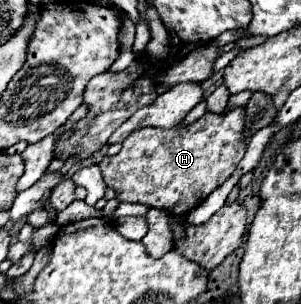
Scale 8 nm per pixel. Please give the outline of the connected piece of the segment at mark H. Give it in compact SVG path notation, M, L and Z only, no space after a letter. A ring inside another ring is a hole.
M234 108L224 114L206 112L196 122L188 126L174 126L168 130L146 126L134 130L124 142L122 150L116 156L106 156L98 166L102 170L104 182L108 188L116 190L116 198L120 202L138 202L148 208L166 210L170 216L186 216L192 212L206 196L210 196L218 186L222 186L236 170L238 162L246 152L246 136L244 136L244 108Z

